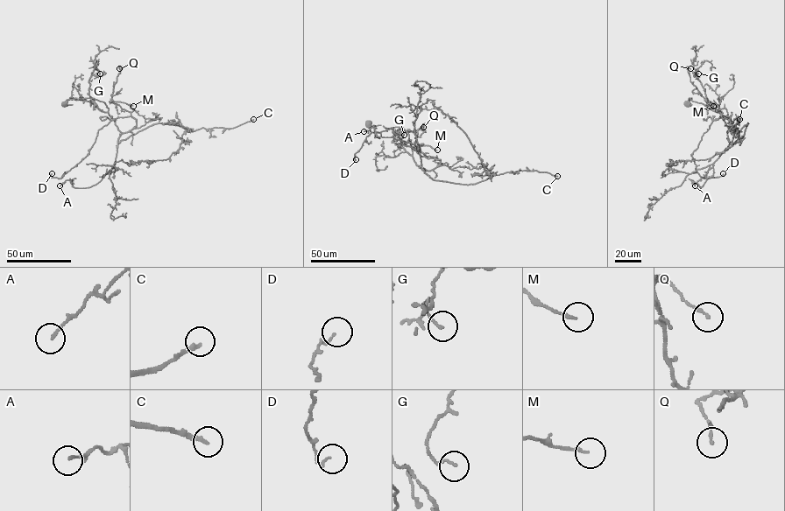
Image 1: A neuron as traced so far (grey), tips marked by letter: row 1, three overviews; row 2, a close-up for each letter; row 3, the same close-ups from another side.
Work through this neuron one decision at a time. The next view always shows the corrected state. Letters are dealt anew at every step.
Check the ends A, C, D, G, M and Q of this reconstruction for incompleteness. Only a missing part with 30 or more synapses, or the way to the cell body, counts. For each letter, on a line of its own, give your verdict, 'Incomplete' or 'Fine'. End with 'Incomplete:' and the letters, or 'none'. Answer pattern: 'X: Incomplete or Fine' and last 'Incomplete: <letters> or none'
A: Fine
C: Incomplete
D: Fine
G: Fine
M: Fine
Q: Fine
Incomplete: C

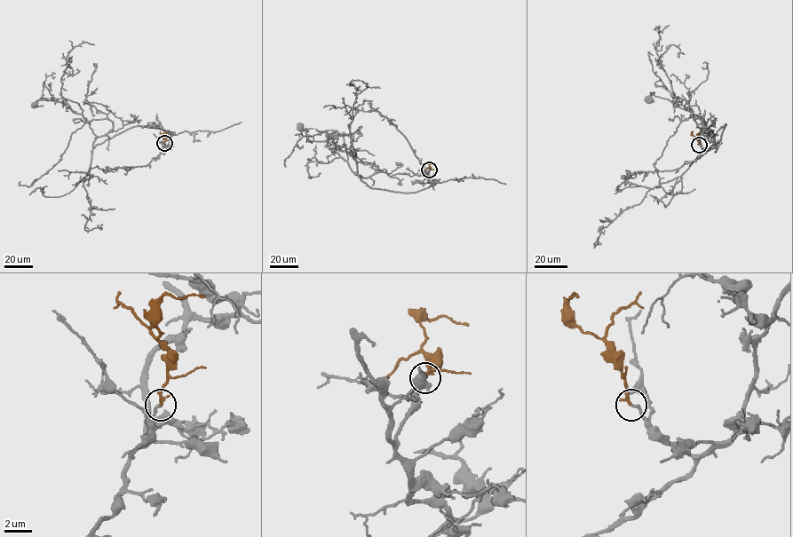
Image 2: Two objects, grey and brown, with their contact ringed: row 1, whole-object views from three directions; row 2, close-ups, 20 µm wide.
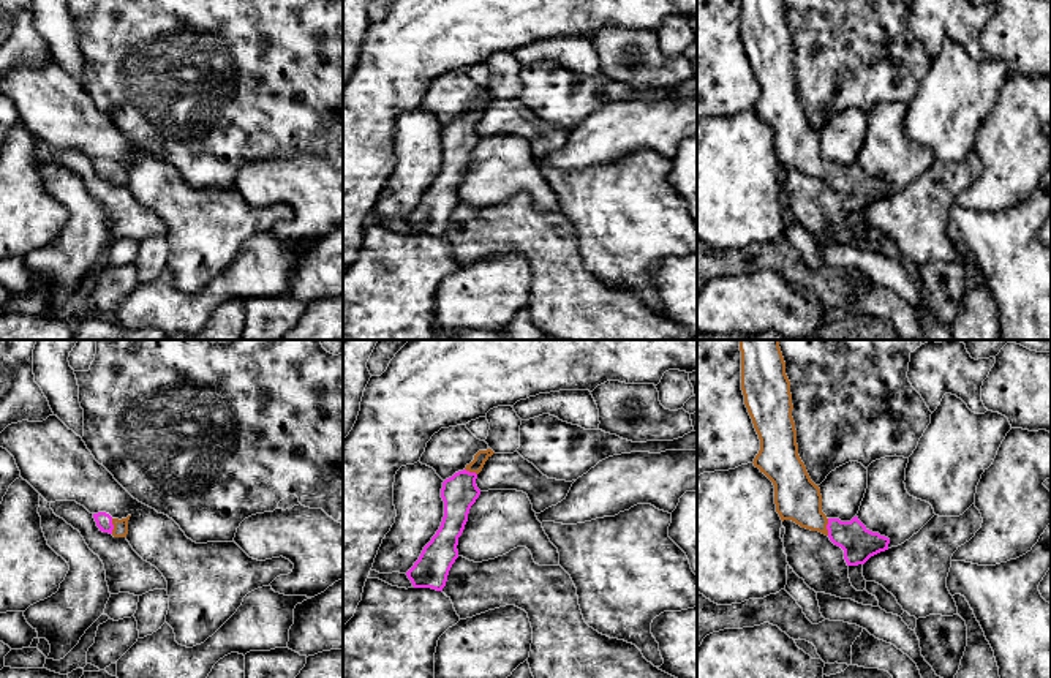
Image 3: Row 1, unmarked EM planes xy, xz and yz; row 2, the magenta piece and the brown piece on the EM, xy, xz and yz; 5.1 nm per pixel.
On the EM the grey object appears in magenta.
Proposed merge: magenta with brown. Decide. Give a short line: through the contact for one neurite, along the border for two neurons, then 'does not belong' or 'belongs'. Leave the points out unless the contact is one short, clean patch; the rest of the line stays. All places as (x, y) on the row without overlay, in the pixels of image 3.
line yz (858, 190), (851, 182), (827, 173), (797, 144); belongs

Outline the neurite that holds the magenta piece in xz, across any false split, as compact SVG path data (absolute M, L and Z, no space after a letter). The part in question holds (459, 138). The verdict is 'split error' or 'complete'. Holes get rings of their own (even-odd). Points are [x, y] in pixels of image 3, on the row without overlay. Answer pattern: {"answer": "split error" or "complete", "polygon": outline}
{"answer": "split error", "polygon": "M492 95L479 96L463 117L443 128L444 163L441 172L406 218L414 234L443 237L446 232L449 217L458 204L458 183L465 175L471 152L480 141L476 131L477 120L493 100Z"}

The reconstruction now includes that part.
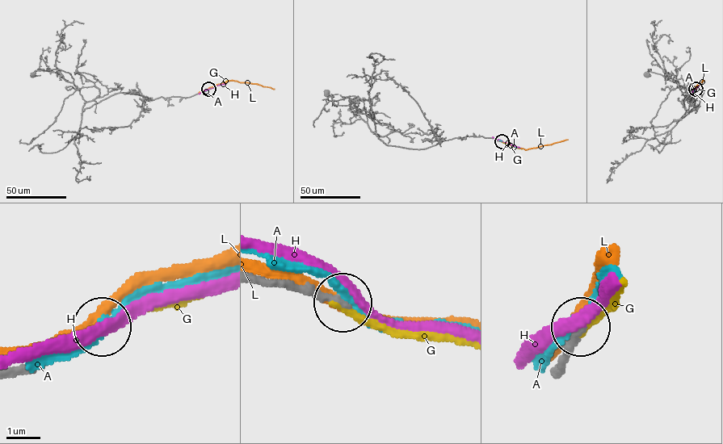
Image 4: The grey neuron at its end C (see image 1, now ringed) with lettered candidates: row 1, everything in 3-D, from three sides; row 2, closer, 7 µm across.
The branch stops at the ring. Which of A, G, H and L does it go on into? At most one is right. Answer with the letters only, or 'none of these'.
G

